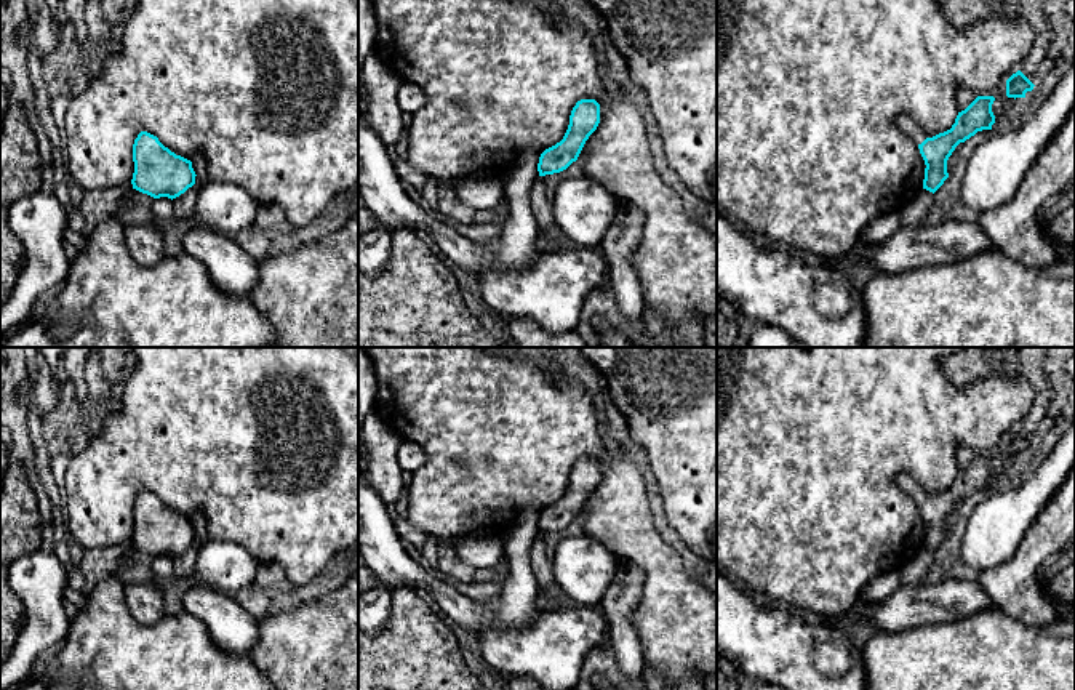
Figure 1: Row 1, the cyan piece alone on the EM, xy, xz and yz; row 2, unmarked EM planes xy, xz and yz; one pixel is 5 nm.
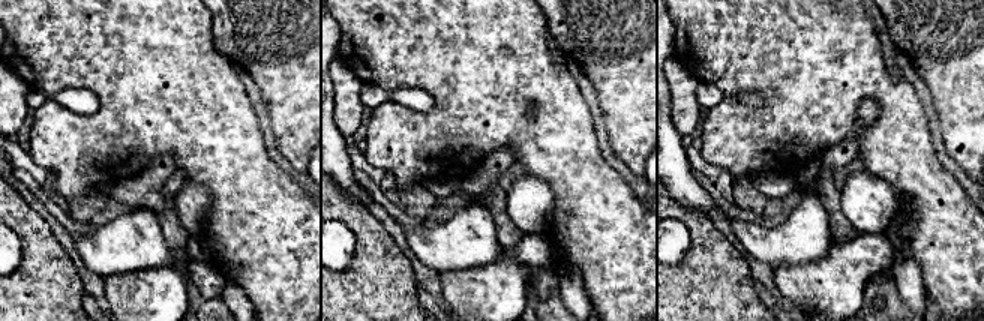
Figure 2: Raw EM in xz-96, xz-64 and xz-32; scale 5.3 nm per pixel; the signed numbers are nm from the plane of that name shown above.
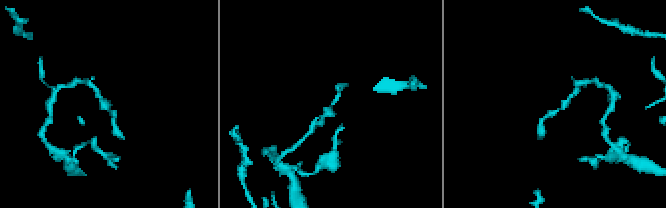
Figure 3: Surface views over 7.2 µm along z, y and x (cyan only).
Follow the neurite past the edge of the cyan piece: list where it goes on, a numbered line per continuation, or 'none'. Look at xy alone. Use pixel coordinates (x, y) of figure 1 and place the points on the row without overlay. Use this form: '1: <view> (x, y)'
none

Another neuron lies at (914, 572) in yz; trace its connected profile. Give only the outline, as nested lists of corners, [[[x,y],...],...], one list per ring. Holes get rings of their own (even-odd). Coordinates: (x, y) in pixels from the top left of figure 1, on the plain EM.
[[[923,548],[917,557],[899,572],[902,584],[920,584],[933,568],[933,564],[934,552]]]

